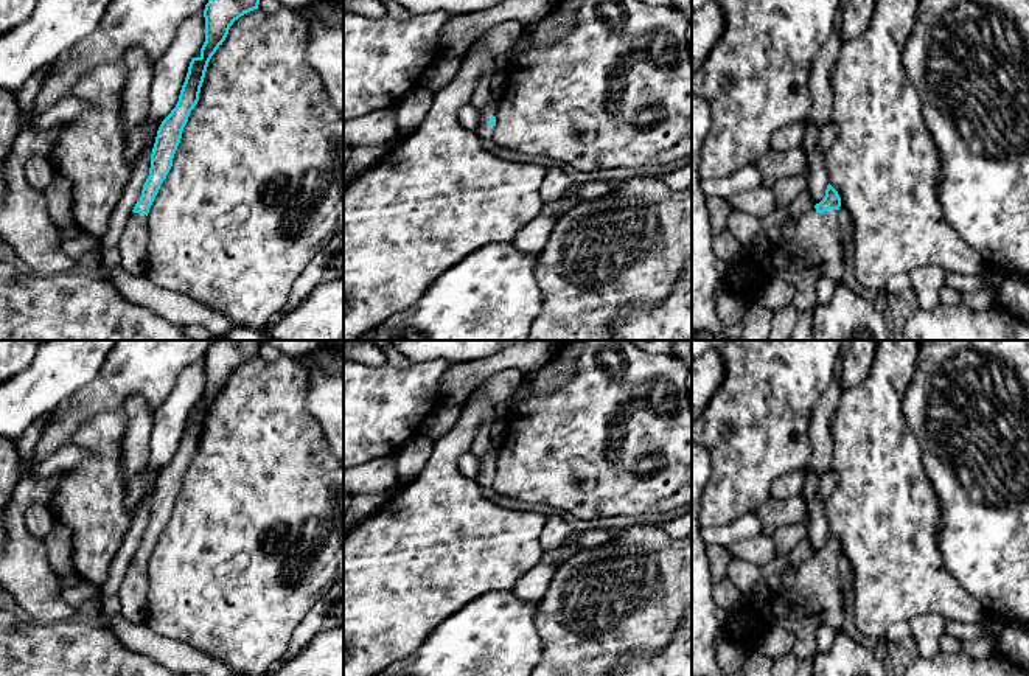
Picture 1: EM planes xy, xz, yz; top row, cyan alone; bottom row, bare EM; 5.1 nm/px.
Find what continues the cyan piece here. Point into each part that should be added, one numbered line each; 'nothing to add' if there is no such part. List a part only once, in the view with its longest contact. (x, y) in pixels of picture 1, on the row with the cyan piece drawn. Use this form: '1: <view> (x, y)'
1: yz (815, 236)

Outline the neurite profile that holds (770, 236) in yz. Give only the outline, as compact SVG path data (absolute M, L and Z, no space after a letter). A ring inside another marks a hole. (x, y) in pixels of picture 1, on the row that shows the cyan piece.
M804 191L788 208L776 210L763 218L762 228L754 238L752 244L743 249L745 256L749 256L755 250L771 252L773 249L780 247L783 230L796 219L808 213L813 207L811 194Z

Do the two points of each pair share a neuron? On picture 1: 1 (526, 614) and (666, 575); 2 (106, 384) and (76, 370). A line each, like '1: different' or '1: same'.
1: different
2: different

